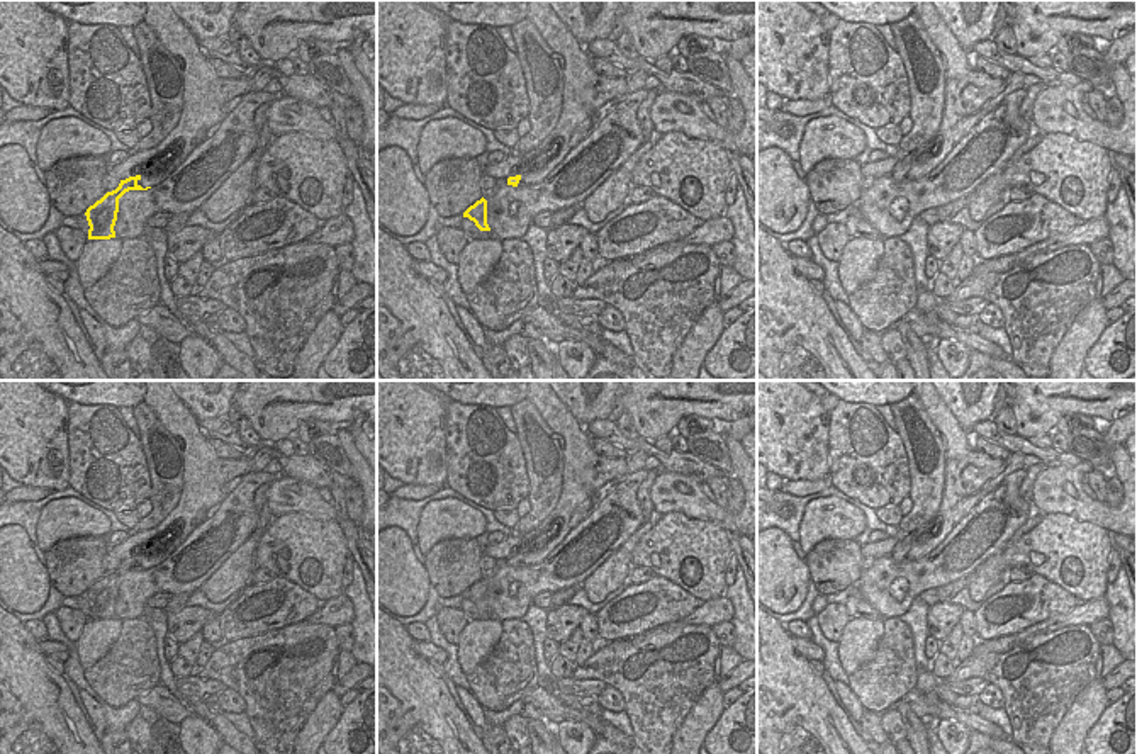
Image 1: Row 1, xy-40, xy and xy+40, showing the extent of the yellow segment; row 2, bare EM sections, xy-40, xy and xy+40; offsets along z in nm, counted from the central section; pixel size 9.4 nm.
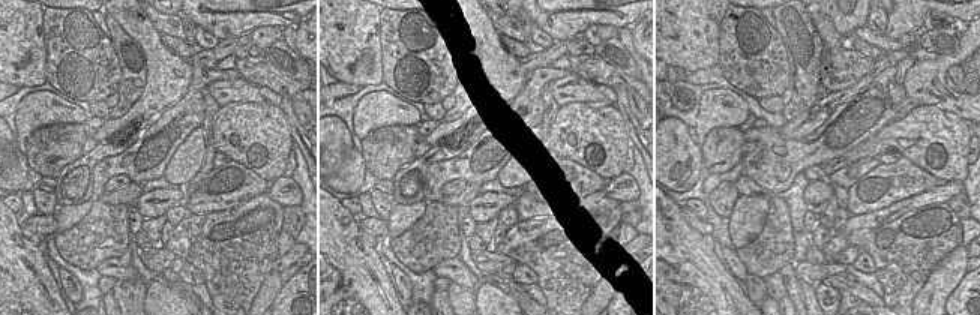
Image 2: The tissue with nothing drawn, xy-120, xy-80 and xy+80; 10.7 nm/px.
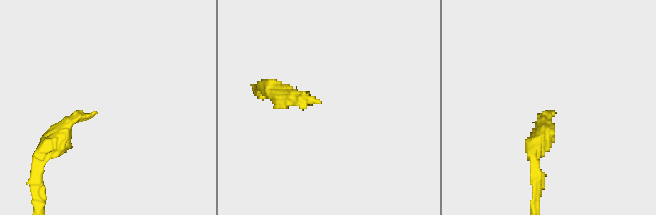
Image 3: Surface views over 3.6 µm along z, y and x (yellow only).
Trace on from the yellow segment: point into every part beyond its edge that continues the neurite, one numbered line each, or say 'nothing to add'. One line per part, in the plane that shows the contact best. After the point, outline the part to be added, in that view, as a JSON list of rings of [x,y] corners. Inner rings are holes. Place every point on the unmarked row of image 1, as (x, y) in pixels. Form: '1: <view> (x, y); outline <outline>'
1: xy-40 (150, 557); outline [[[170,525],[166,530],[146,542],[143,549],[136,549],[131,557],[139,555],[141,559],[137,560],[137,566],[143,569],[154,567],[161,564],[170,554],[173,554],[195,526],[180,525],[180,530],[171,533]]]

